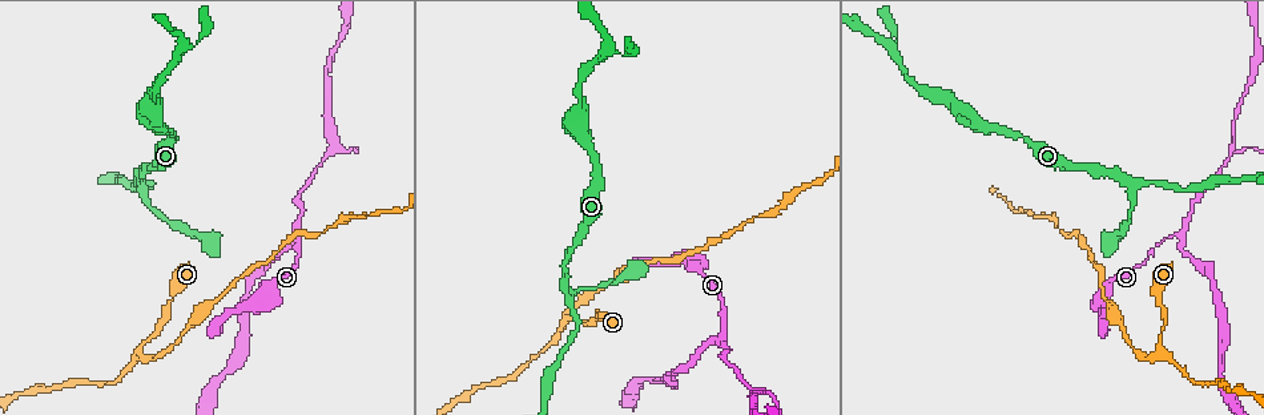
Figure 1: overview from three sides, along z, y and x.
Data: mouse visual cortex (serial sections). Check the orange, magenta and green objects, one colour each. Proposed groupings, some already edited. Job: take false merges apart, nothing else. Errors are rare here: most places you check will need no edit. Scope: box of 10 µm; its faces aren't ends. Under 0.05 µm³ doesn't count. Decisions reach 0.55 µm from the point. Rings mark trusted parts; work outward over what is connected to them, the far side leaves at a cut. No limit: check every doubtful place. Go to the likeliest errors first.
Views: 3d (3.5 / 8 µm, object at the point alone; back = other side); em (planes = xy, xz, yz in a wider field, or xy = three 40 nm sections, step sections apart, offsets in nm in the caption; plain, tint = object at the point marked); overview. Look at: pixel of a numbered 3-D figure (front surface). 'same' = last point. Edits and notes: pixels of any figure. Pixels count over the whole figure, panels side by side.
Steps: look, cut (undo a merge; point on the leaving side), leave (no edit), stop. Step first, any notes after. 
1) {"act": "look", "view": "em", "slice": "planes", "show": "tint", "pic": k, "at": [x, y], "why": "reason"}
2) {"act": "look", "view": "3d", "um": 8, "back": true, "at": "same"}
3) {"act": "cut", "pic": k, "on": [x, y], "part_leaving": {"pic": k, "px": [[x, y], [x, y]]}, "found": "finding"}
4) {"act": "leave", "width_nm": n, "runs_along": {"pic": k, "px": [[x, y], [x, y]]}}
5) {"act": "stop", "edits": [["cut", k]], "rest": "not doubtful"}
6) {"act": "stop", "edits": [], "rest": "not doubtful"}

{"act": "look", "view": "3d", "um": 3.5, "pic": 1, "at": [136, 349], "why": "narrows sharply"}

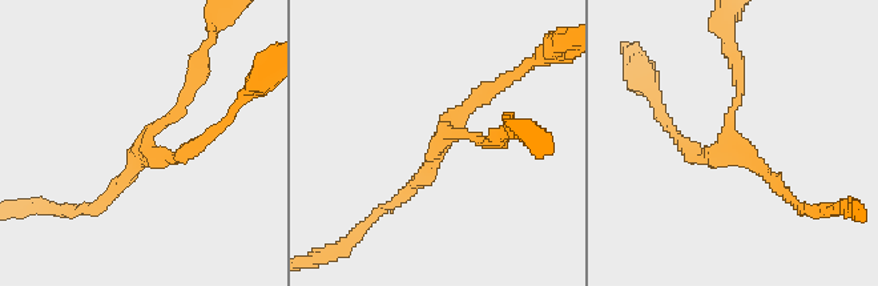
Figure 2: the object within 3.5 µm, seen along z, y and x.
{"act": "look", "view": "em", "slice": "xy", "step": 3, "show": "tint", "pic": 2, "at": [444, 133], "why": "now the EM"}

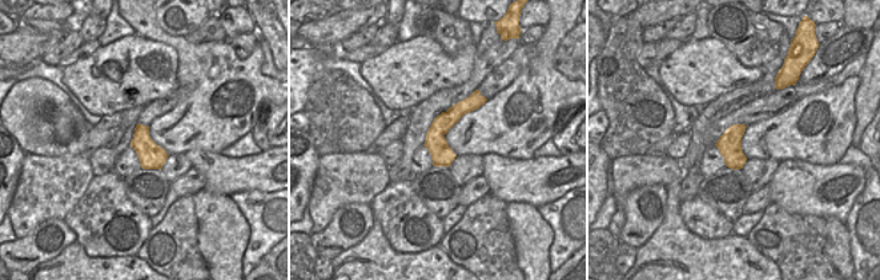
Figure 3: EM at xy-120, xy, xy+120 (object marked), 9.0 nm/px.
{"act": "leave", "runs_along": {"pic": 2, "px": [[492, 140], [443, 131], [504, 83]]}, "found": "continuous, no second cell"}

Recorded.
{"act": "look", "view": "3d", "um": 3.5, "pic": 1, "at": [722, 338], "why": "branch point"}

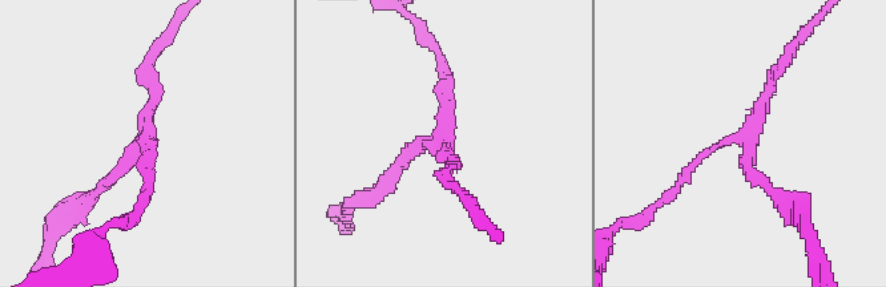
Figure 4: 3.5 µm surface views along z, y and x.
{"act": "look", "view": "em", "slice": "xy", "step": 5, "show": "tint", "pic": 4, "at": [144, 136], "arms": 3, "arm_widths_nm": [150, 150, 150], "why": "now the EM"}

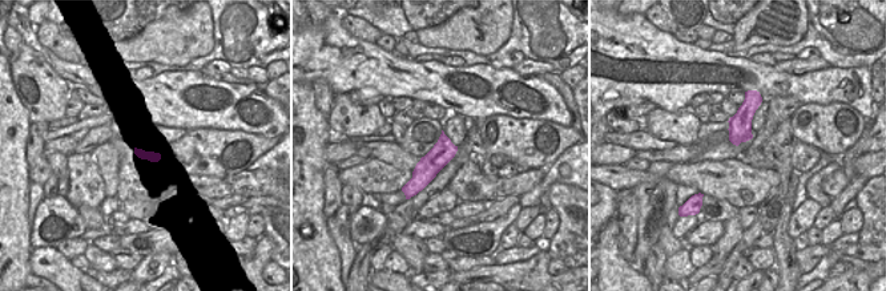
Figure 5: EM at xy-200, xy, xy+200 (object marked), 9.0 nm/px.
{"act": "leave", "width_nm": 200, "runs_along": {"pic": 4, "px": [[447, 73], [443, 145], [418, 145], [390, 176]]}, "found": "continuous, no second cell"}

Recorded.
{"act": "look", "view": "3d", "um": 8, "pic": 1, "at": [1230, 147]}

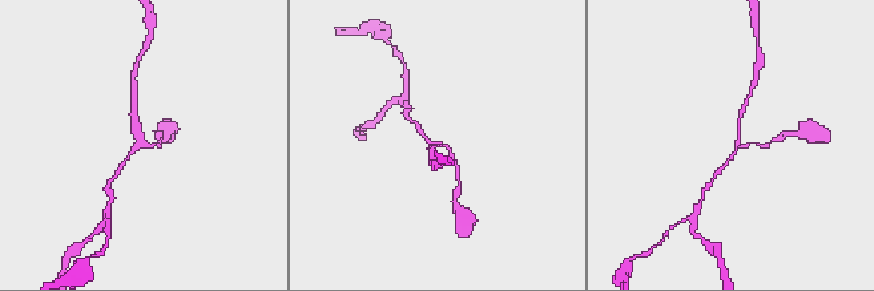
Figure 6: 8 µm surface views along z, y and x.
{"act": "look", "view": "3d", "um": 3.5, "at": "same"}

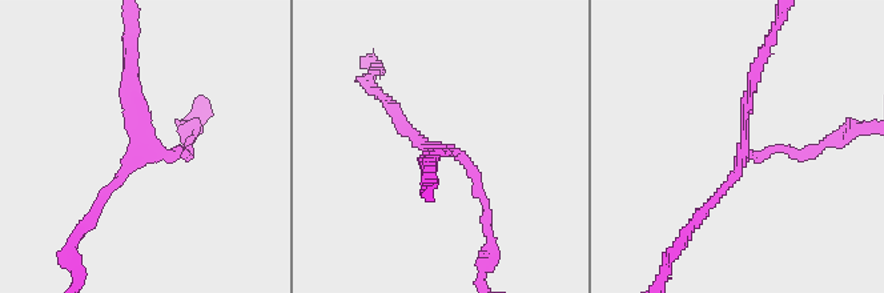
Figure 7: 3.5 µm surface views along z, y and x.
{"act": "look", "view": "em", "slice": "xy", "step": 1, "show": "tint", "pic": 7, "at": [744, 153], "arms": 3, "arm_widths_nm": [150, 150, 150], "why": "now the EM"}

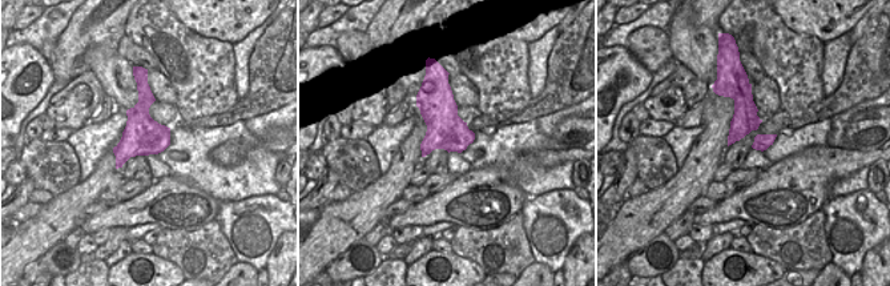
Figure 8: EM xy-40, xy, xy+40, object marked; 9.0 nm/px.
{"act": "leave", "runs_along": {"pic": 7, "px": [[698, 217], [742, 160], [755, 67]]}, "found": "one cell here"}

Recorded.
{"act": "look", "view": "em", "slice": "xy", "step": 2, "show": "tint", "pic": 1, "at": [136, 184], "why": "side arm on a straight run"}

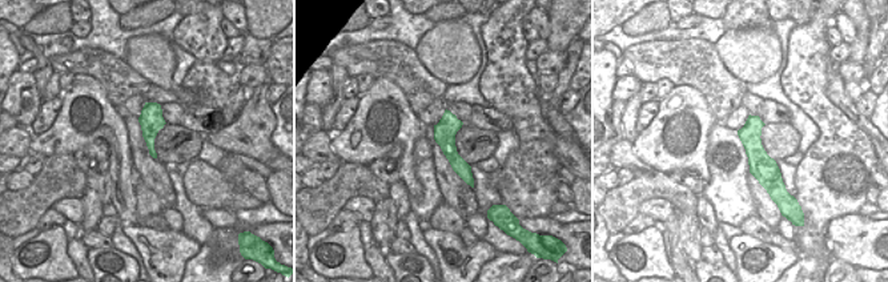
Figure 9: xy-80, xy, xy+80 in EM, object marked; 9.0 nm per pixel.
{"act": "look", "view": "3d", "um": 3.5, "at": "same", "why": "see where the arms go"}

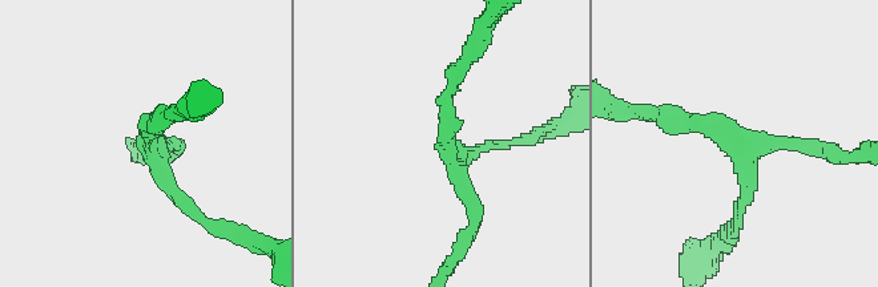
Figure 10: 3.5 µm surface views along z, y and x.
{"act": "leave", "arms": 3, "runs_along": {"pic": 10, "px": [[667, 122], [749, 142], [738, 217]]}, "found": "one cell here"}

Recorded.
{"act": "stop", "edits": [], "rest": "not doubtful"}

